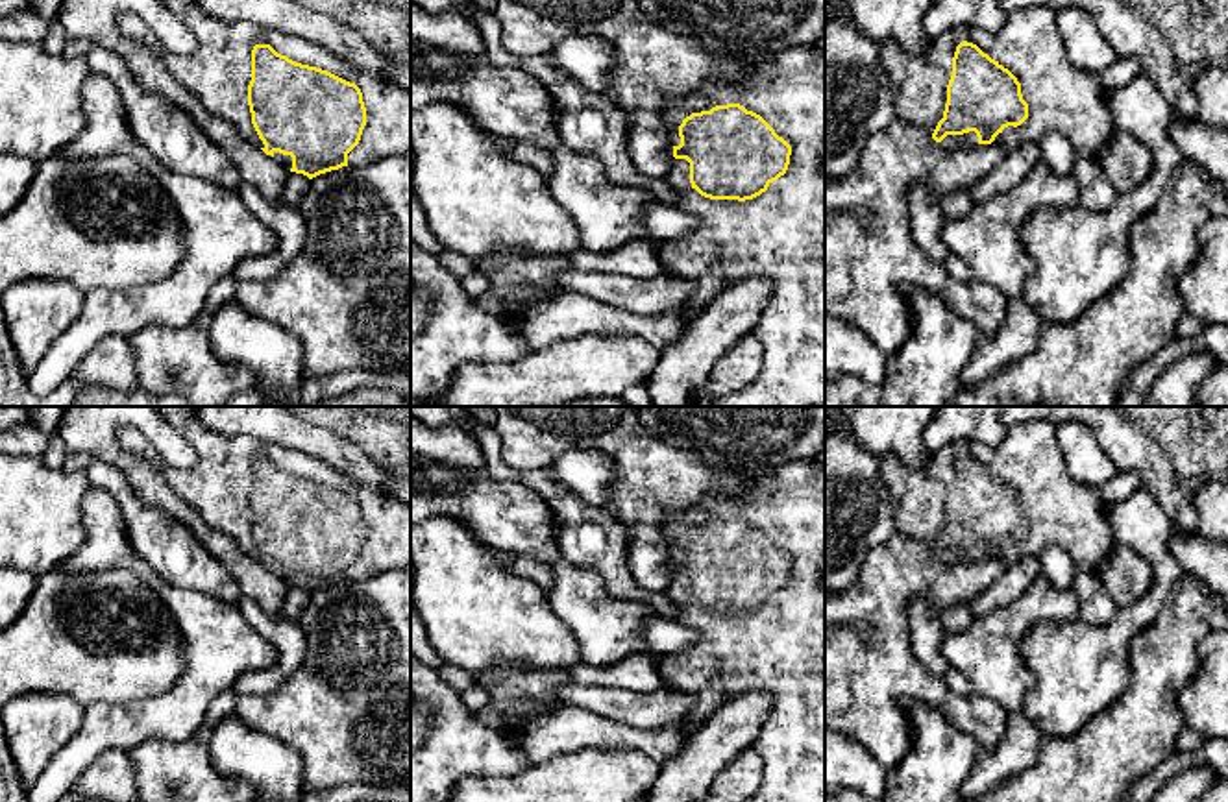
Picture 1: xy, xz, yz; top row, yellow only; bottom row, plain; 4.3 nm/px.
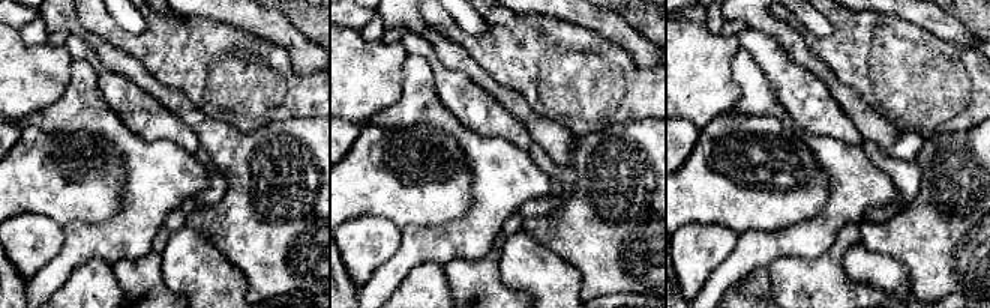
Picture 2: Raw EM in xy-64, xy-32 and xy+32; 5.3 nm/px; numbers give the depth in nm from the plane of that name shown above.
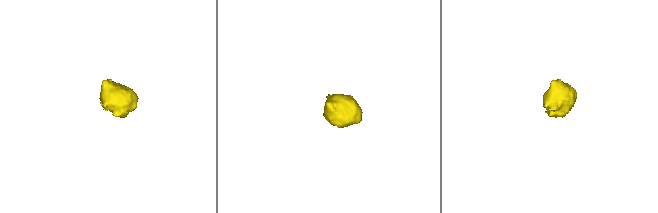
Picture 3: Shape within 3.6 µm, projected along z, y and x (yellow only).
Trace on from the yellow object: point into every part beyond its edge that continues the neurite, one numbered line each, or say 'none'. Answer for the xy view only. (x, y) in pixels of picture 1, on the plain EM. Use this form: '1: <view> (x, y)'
1: xy (219, 485)

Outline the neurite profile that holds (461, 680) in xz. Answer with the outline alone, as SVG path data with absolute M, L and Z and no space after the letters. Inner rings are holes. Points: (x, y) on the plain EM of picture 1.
M442 663L436 667L436 671L438 676L446 680L449 686L453 686L457 691L466 691L475 684L473 676L457 665Z

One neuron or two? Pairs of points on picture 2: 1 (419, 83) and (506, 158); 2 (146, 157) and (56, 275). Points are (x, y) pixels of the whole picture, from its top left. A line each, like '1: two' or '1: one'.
1: one
2: one

